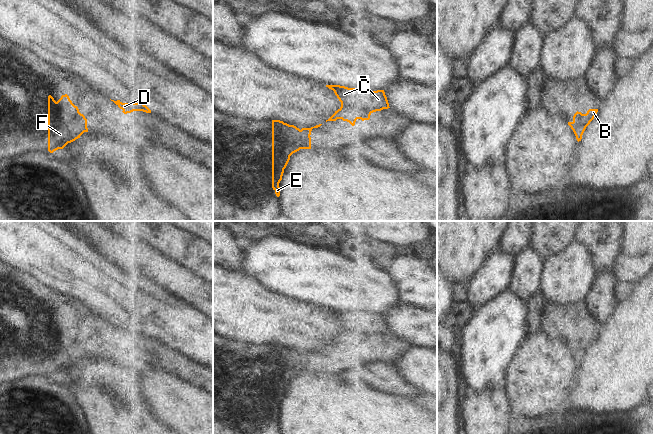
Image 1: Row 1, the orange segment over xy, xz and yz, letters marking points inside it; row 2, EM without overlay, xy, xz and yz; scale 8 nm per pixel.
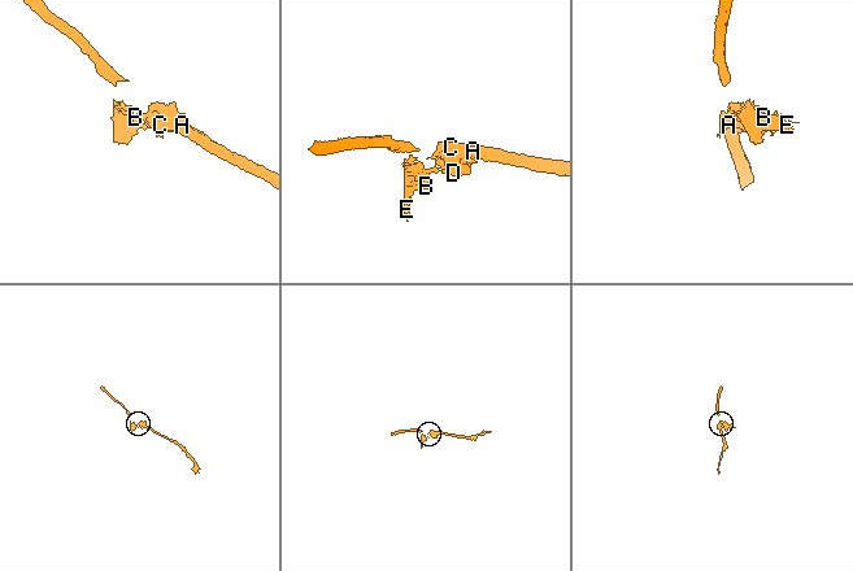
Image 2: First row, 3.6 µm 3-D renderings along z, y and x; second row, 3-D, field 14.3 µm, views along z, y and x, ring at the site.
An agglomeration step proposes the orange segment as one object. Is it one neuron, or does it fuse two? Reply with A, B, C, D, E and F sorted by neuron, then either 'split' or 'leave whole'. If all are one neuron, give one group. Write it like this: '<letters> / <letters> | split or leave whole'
A C D / B E F | split

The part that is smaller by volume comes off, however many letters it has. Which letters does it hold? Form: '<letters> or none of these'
B, E, F

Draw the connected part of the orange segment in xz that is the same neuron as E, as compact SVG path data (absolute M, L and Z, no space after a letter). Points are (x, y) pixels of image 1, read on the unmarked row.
M272 344L272 412L277 421L280 420L279 407L290 380L300 373L311 373L310 359L294 349Z

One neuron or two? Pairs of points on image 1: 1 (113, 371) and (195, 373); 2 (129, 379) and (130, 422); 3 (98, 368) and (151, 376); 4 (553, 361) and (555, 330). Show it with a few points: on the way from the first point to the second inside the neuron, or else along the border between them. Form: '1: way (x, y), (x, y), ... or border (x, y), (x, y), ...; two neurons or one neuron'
1: border (146, 366), (163, 368), (180, 375), (190, 382); two neurons
2: border (108, 393), (121, 402), (143, 398), (152, 411); two neurons
3: way (111, 376), (138, 376); one neuron
4: border (545, 334), (552, 339), (560, 340), (567, 347); two neurons

